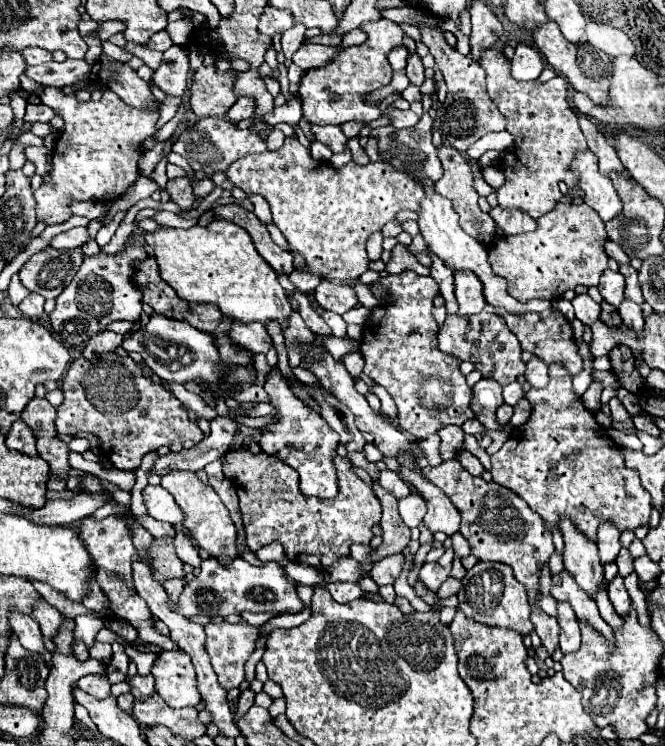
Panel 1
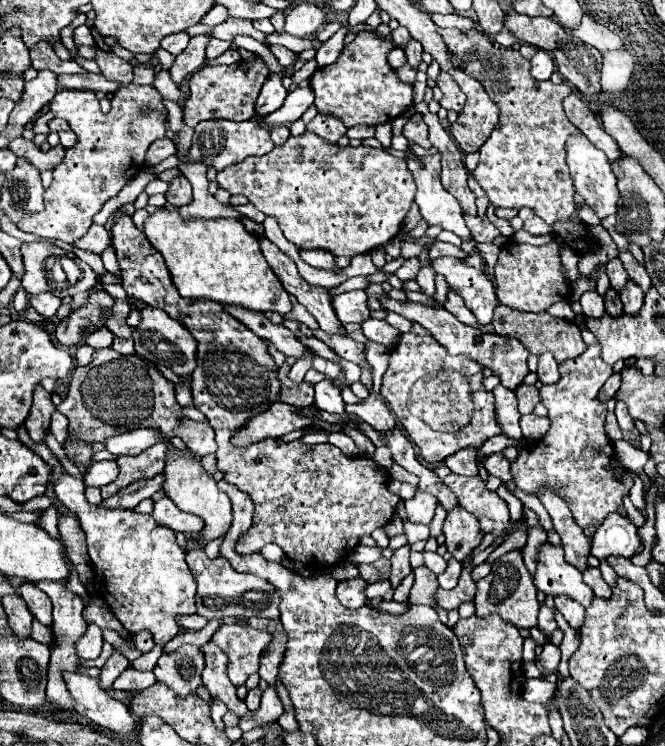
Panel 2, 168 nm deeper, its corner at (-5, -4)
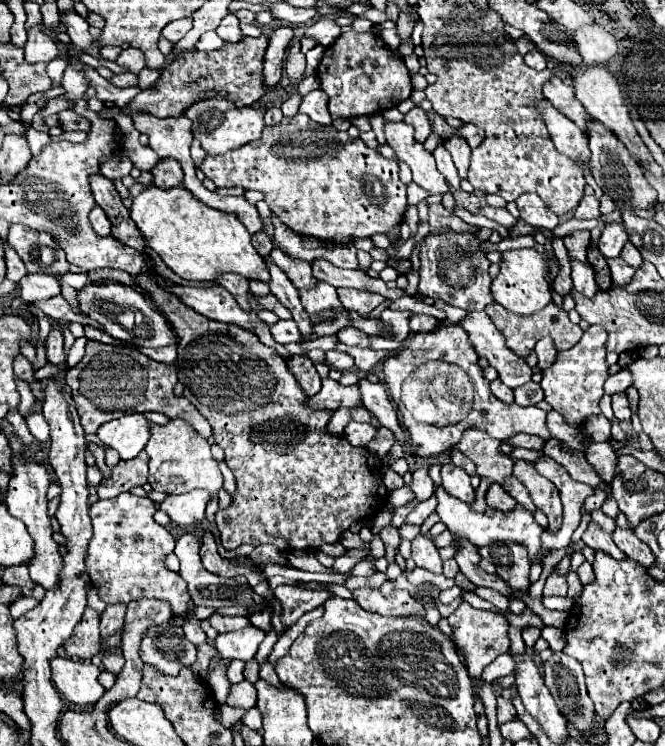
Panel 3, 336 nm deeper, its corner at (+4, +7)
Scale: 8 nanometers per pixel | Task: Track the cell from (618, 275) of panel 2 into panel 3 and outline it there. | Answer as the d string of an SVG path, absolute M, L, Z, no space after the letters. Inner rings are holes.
M606 223L602 237L598 241L598 249L604 257L618 257L622 247L628 243L628 233L624 229L624 223Z

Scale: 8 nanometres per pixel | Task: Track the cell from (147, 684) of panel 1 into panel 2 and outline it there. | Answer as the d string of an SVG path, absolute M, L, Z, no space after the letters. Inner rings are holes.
M127 668L113 684L115 690L127 690L127 692L141 692L149 686L153 686L157 680L153 676L153 672L139 672L135 668Z

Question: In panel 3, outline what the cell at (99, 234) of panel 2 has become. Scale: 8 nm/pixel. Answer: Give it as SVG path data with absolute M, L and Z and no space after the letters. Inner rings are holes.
M94 207L92 209L92 213L90 213L90 223L92 223L92 227L94 227L94 231L96 233L102 233L102 235L110 235L110 219L106 217L106 213L102 211L102 207Z

